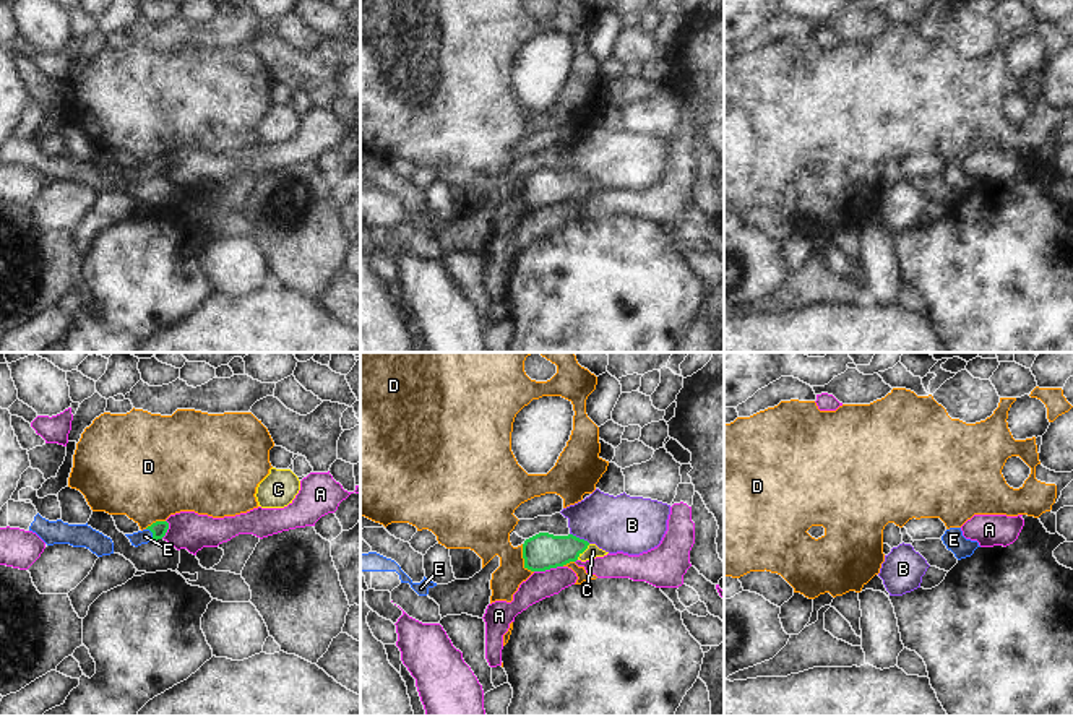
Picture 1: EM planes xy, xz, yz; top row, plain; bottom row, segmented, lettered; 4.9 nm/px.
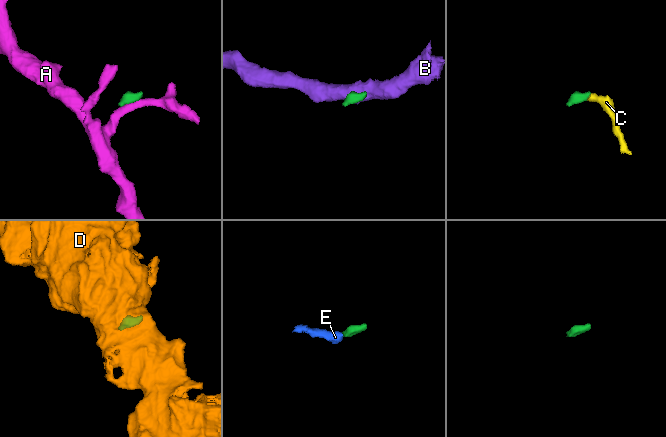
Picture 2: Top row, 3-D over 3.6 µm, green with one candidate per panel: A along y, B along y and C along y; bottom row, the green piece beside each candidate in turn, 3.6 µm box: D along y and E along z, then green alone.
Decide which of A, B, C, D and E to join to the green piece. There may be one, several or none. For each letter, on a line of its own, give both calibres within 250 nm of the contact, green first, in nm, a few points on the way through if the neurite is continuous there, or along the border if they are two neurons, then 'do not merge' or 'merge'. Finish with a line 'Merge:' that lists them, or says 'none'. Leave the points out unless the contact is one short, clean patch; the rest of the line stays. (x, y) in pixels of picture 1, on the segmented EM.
A: calibres 180 and 140 nm; border xz (562, 565), (534, 572); do not merge
B: calibres 180 and 280 nm; border xz (570, 533), (590, 543); do not merge
C: calibres 180 and 70 nm; way xz (544, 551), (583, 551), (593, 551); merge
D: calibres 180 and 260 nm; border xz (521, 544), (523, 564), (533, 572); do not merge
E: calibres 80 and 70 nm; way xy (159, 528), (153, 534), (145, 536); merge
Merge: C, E

